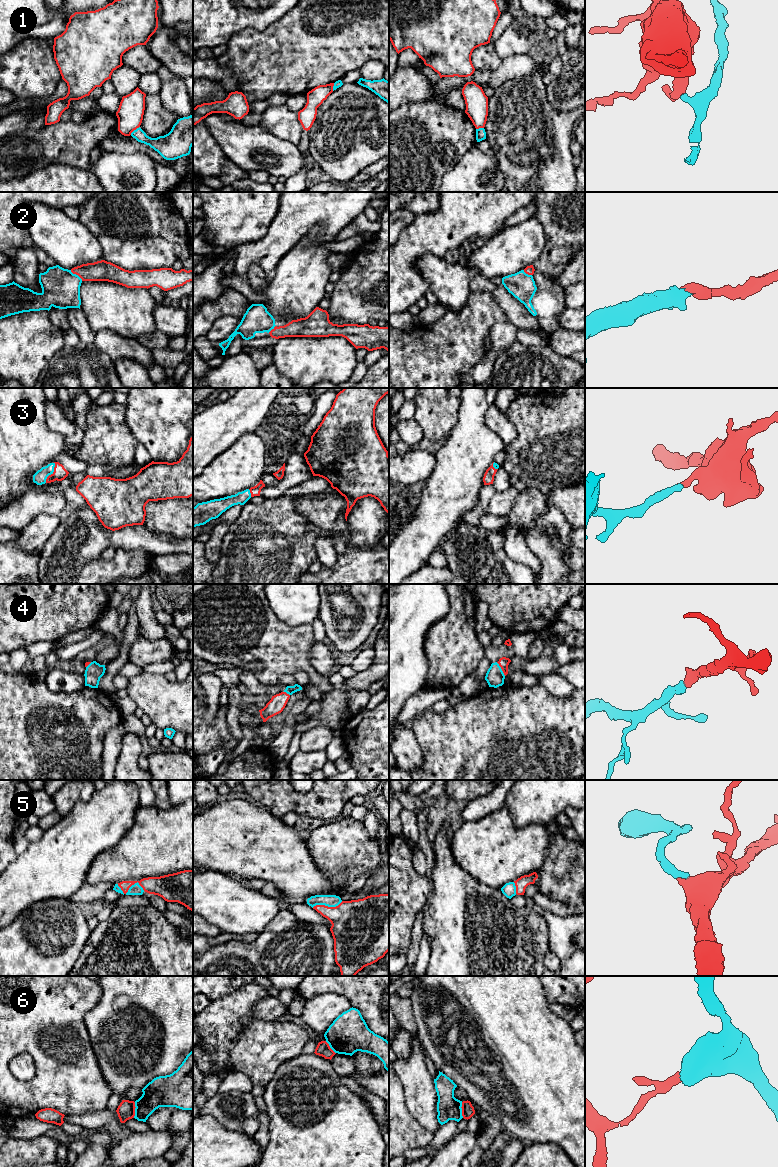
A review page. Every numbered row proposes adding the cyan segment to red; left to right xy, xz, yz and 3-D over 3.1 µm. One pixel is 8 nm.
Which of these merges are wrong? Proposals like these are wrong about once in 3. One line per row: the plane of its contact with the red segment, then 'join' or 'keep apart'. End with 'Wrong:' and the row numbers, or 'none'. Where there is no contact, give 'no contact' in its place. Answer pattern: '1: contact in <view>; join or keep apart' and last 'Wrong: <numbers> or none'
1: contact in xy; keep apart
2: contact in xy; join
3: contact in xy; join
4: contact in yz; join
5: contact in xy; join
6: contact in xy; keep apart
Wrong: 1, 6

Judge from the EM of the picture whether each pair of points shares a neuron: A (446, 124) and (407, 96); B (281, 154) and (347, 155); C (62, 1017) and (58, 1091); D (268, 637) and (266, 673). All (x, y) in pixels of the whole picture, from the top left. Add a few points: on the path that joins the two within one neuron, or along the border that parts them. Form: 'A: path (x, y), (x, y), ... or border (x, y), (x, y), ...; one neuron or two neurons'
A: border (428, 99), (403, 103), (399, 107); two neurons
B: border (308, 155), (314, 162); two neurons
C: path (40, 1025), (33, 1032), (35, 1046), (57, 1069); one neuron
D: path (270, 646), (270, 664); one neuron

